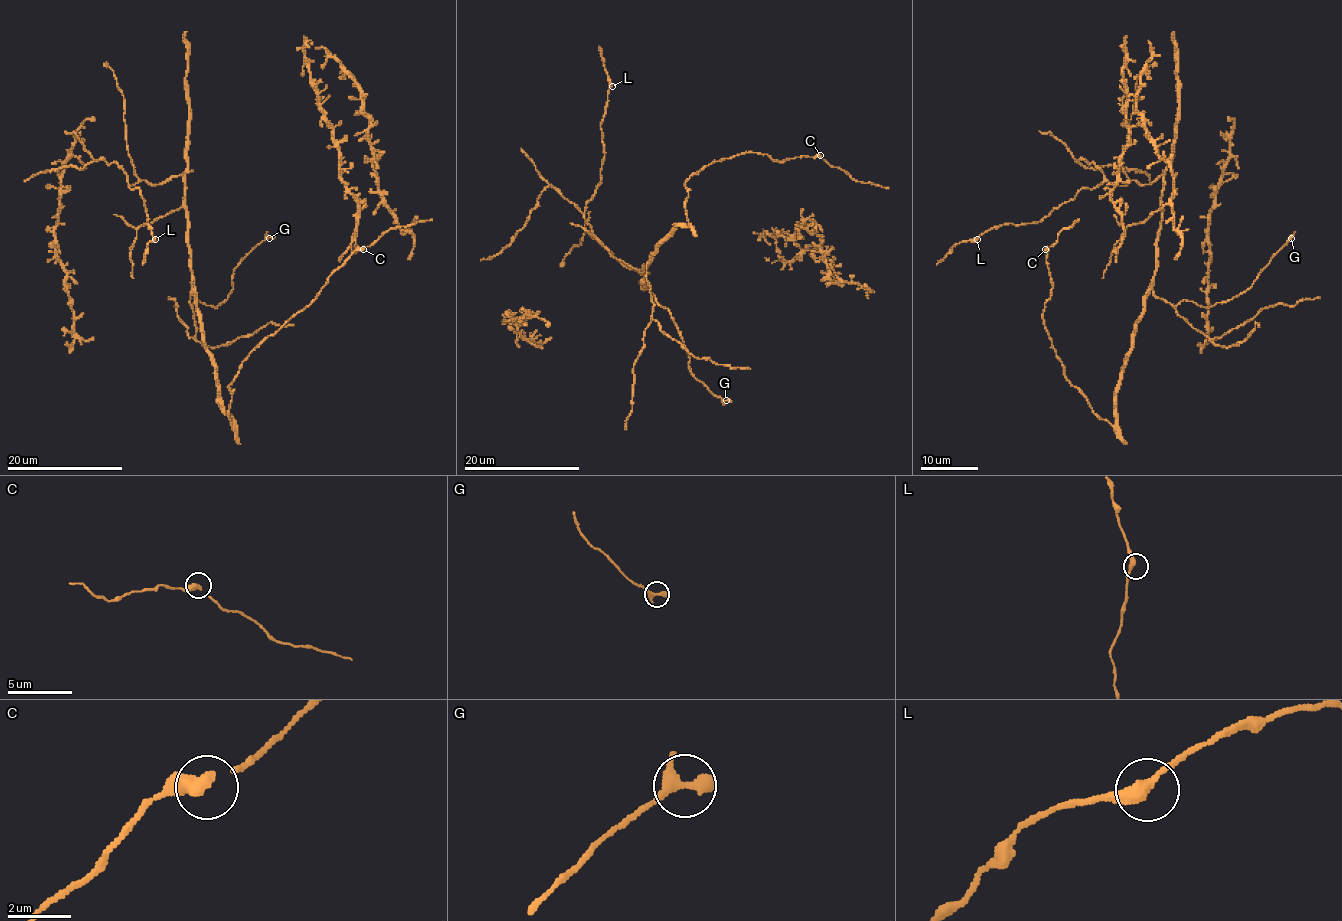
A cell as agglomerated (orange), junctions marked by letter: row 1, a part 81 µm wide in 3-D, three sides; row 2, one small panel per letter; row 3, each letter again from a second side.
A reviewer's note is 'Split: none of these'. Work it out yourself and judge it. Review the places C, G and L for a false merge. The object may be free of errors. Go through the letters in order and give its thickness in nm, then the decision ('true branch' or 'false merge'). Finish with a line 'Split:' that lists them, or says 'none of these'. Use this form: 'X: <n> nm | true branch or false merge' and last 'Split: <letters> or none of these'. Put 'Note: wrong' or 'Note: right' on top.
Note: right
C: 340 nm | true branch
G: 340 nm | true branch
L: 340 nm | true branch
Split: none of these

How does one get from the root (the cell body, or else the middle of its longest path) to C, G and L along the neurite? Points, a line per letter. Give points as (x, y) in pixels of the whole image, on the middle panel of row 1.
C: (671, 233), (677, 226), (688, 225), (685, 183), (705, 165), (746, 152), (766, 154), (779, 163), (819, 155)
G: (671, 233), (648, 262), (646, 279), (652, 295), (668, 310), (678, 330), (688, 353), (690, 372), (726, 400)
L: (671, 233), (639, 272), (626, 268), (584, 226), (586, 203), (600, 183), (605, 157), (600, 122), (612, 86)

